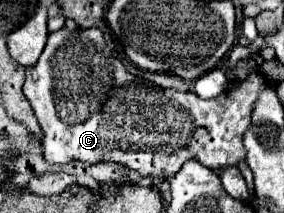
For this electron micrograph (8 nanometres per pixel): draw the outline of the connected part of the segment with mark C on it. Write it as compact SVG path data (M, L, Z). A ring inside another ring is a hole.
M66 27L64 29L58 29L54 33L48 33L48 41L46 41L46 47L40 55L40 59L36 61L36 65L32 67L26 67L26 81L24 81L24 95L26 99L30 101L32 109L34 109L34 115L38 117L38 123L42 127L42 133L44 133L44 157L46 161L50 163L66 163L70 159L76 159L76 161L84 161L84 163L98 163L98 161L116 161L116 163L122 163L122 165L128 165L130 169L138 171L140 175L152 175L152 177L160 177L164 175L166 179L172 179L176 175L176 171L180 169L182 163L186 163L188 159L196 157L202 165L210 167L212 171L218 171L220 167L230 167L230 165L238 165L238 161L242 161L246 157L246 149L242 145L242 135L246 131L246 127L250 125L250 113L252 113L252 103L256 101L260 89L266 85L266 77L264 75L252 75L250 79L246 79L242 85L230 85L224 93L220 93L218 97L214 99L202 99L198 97L196 93L192 91L176 91L176 89L160 89L144 79L138 79L136 75L132 75L128 69L124 69L122 61L118 57L112 55L110 47L106 45L104 41L104 35L100 29L74 29L74 31L68 31Z

